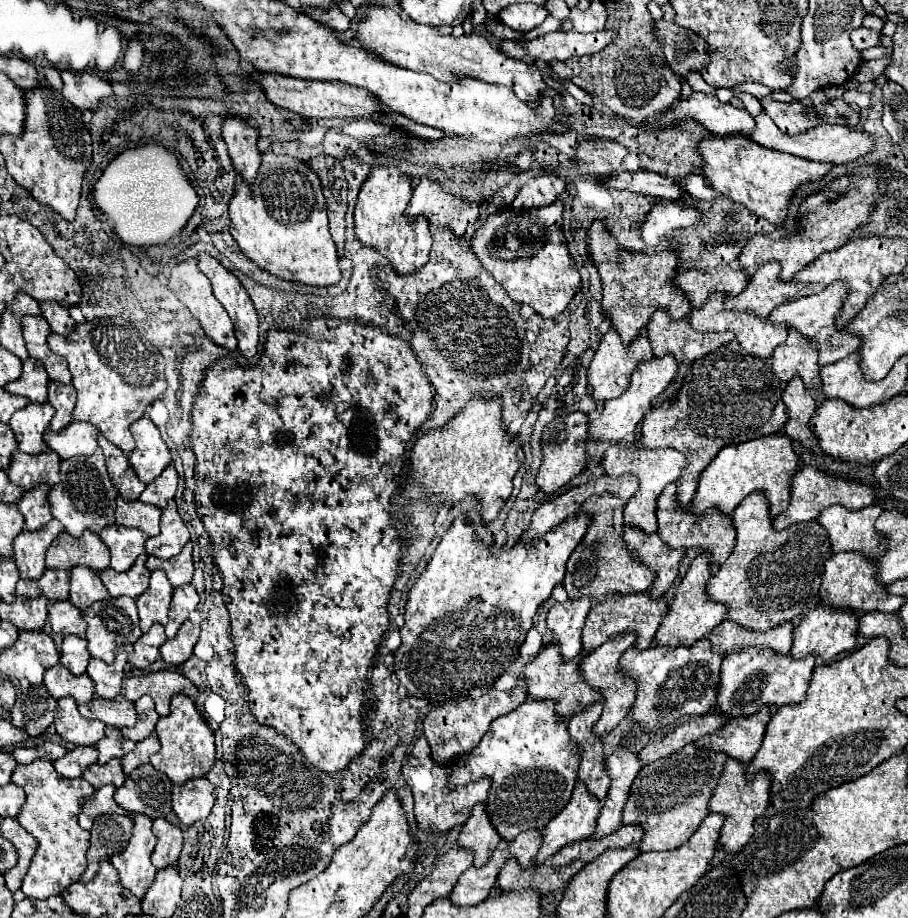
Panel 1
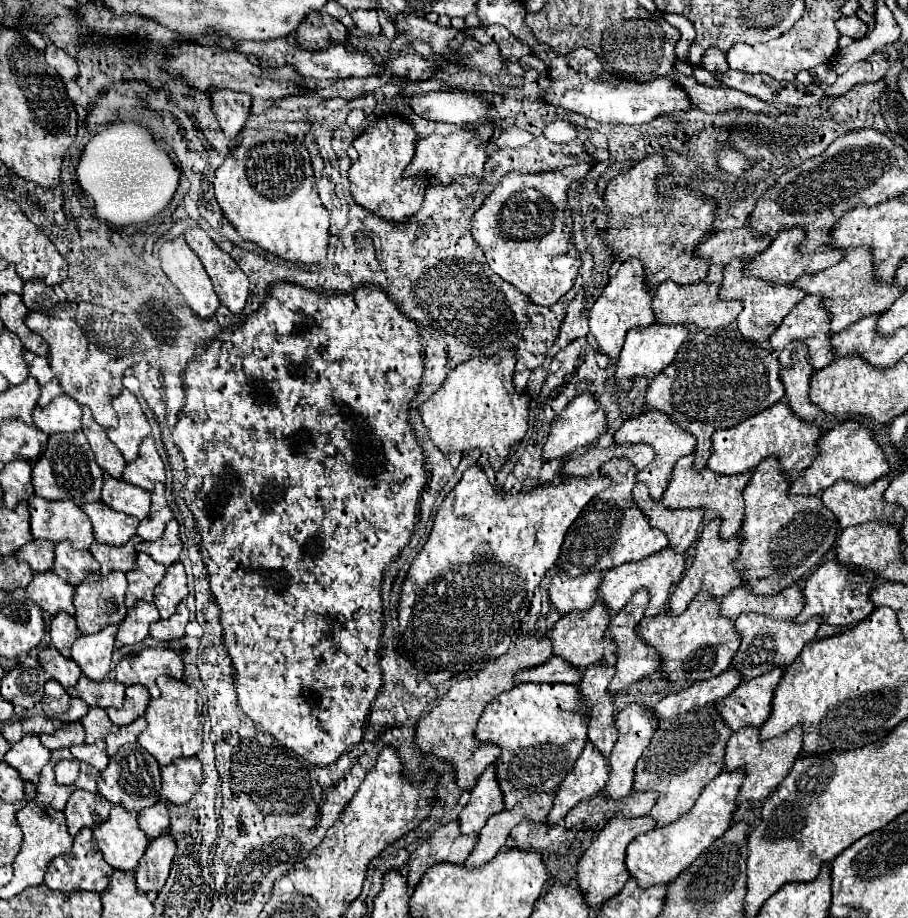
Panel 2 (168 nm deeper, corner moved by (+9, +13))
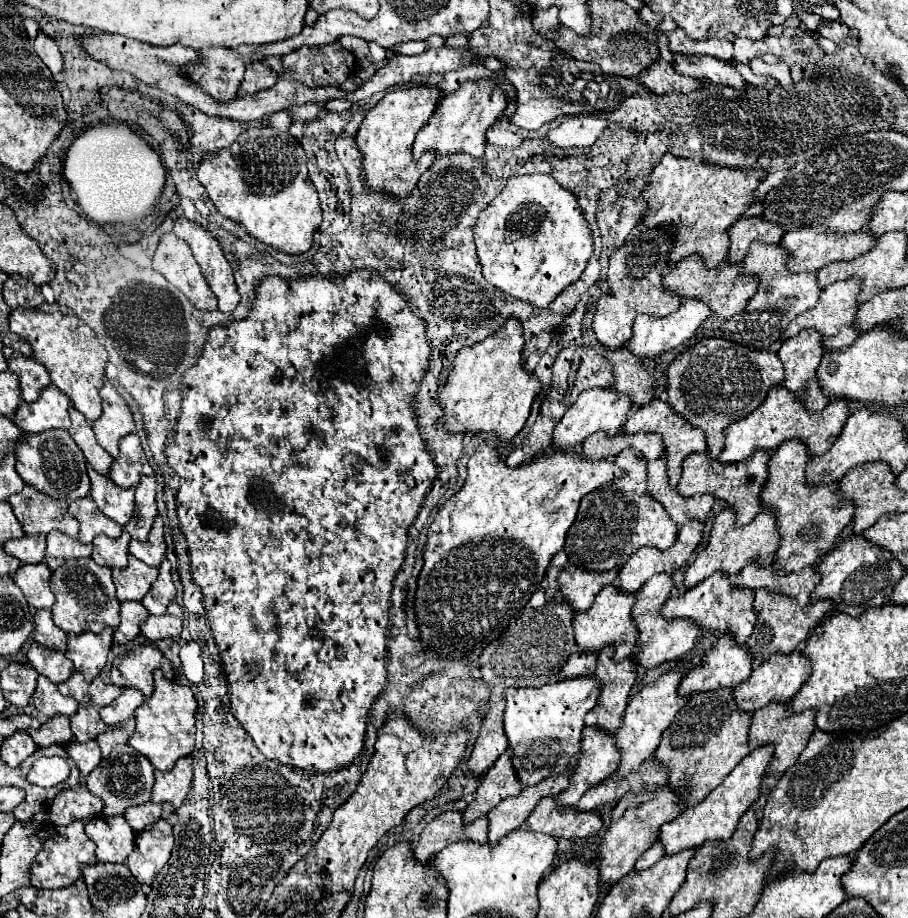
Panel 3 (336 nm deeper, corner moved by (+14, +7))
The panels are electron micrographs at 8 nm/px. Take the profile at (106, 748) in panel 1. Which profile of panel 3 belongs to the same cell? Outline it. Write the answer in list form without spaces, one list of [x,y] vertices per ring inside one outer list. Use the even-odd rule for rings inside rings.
[[[80,708],[74,716],[70,716],[70,726],[78,742],[86,742],[96,738],[100,732],[106,730],[106,724],[100,720],[100,714],[96,708]]]

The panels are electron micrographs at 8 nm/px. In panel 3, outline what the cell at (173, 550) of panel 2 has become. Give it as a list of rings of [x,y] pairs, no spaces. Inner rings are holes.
[[[156,516],[154,524],[152,524],[152,532],[148,534],[146,542],[138,542],[138,540],[130,540],[128,546],[130,554],[136,556],[138,560],[142,560],[148,566],[158,566],[164,560],[166,554],[166,542],[164,542],[164,522],[160,516]]]

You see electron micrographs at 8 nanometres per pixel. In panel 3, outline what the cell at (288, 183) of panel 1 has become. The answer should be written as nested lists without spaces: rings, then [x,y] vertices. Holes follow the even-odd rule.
[[[270,126],[248,128],[238,136],[232,146],[222,148],[220,152],[204,154],[196,174],[208,190],[208,196],[212,198],[218,212],[234,222],[240,222],[246,232],[260,242],[286,254],[302,254],[312,246],[312,234],[322,222],[322,210],[318,204],[316,188],[308,178],[304,148],[290,132],[280,132]]]

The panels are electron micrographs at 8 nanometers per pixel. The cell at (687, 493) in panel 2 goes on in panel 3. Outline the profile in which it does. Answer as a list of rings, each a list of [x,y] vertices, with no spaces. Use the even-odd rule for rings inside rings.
[[[694,452],[682,462],[682,478],[678,482],[678,492],[682,496],[694,496],[694,494],[712,494],[716,498],[726,500],[736,514],[738,514],[738,526],[744,526],[756,518],[760,508],[760,488],[764,488],[764,480],[768,478],[768,456],[770,452],[754,452],[748,460],[742,460],[740,464],[720,464],[720,460],[712,460],[708,452]]]

